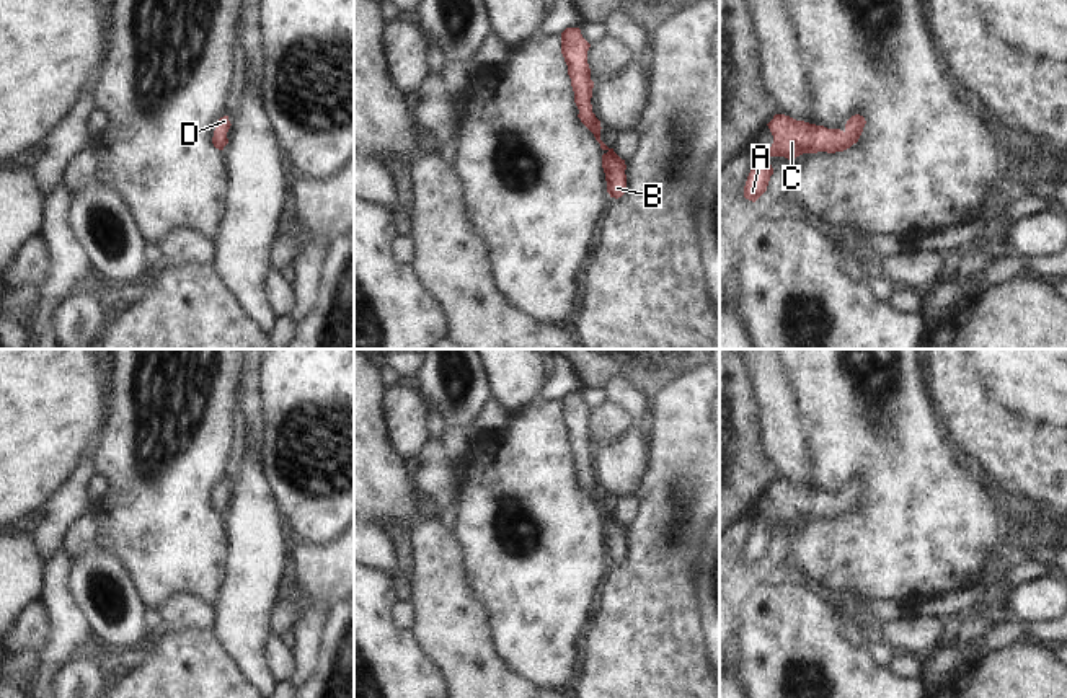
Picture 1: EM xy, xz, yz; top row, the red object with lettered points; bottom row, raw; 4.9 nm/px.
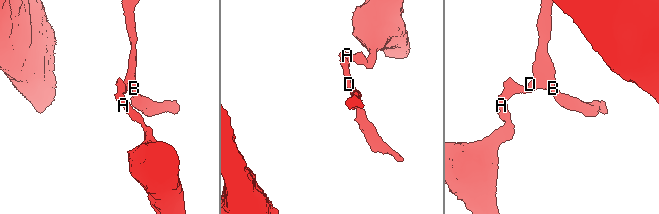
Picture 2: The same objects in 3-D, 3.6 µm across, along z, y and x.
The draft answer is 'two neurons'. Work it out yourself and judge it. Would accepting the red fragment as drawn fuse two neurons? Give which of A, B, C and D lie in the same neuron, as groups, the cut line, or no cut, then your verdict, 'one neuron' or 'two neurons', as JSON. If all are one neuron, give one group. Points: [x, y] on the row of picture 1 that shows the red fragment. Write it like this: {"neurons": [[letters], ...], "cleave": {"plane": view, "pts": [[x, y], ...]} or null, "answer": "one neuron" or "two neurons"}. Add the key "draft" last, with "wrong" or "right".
{"neurons": [["A", "B", "C", "D"]], "cleave": null, "answer": "one neuron", "draft": "wrong"}

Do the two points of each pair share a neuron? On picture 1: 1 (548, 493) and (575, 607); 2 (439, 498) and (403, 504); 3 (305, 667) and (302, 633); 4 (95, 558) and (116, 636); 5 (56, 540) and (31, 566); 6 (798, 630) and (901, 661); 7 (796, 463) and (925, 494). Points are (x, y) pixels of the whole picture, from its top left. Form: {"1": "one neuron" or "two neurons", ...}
{"1": "one neuron", "2": "two neurons", "3": "one neuron", "4": "one neuron", "5": "two neurons", "6": "two neurons", "7": "two neurons"}

